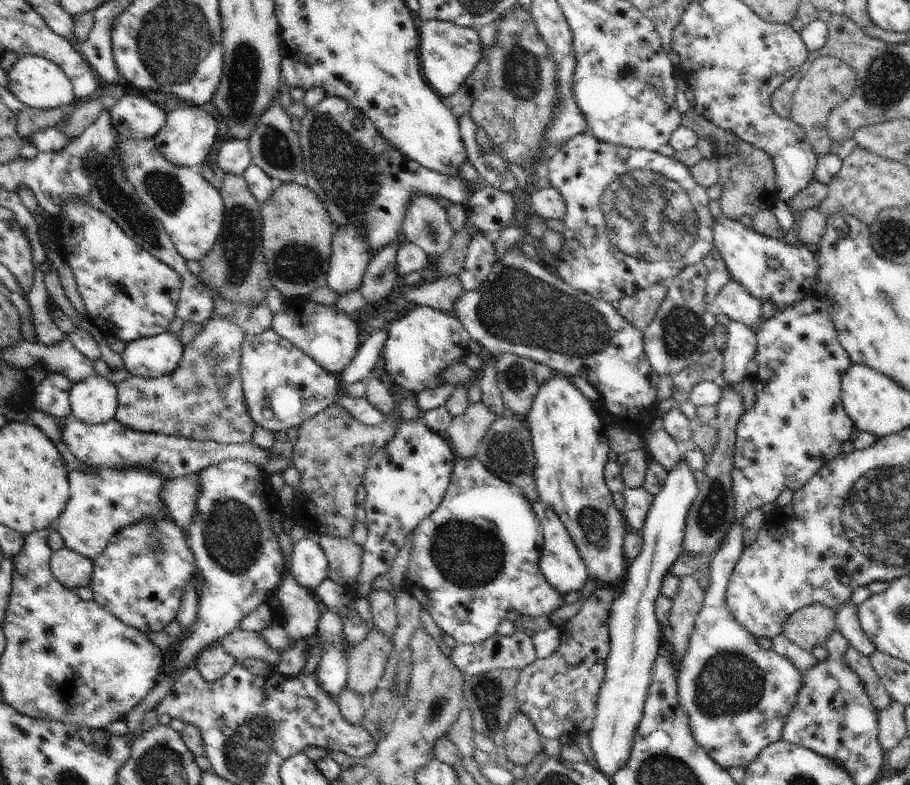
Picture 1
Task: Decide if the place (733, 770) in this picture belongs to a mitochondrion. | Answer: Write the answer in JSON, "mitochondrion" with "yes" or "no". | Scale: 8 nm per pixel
{"mitochondrion":"no"}

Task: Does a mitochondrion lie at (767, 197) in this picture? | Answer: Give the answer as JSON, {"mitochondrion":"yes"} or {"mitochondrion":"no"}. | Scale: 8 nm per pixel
{"mitochondrion":"no"}

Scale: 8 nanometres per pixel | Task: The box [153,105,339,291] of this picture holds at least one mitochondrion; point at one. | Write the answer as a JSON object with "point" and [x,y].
{"point":[276,150]}

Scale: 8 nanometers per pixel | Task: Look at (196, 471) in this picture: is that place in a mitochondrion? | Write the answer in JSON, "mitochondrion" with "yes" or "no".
{"mitochondrion":"no"}

